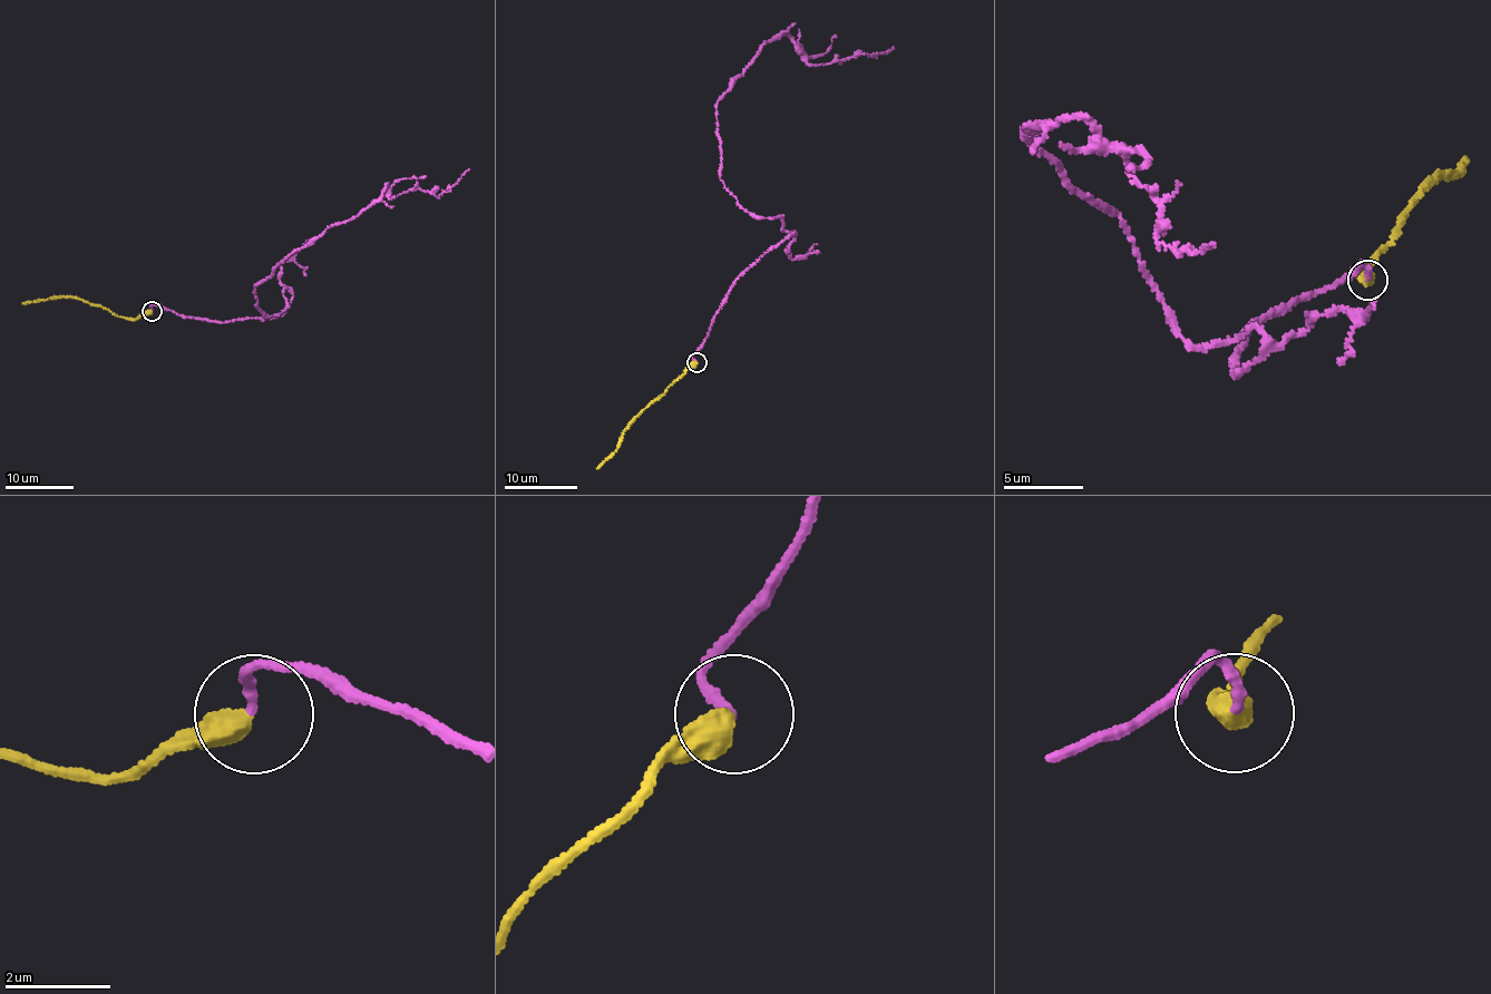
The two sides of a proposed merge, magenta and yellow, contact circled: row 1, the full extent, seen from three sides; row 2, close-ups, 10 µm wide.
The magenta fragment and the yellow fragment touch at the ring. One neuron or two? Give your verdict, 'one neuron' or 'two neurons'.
one neuron

